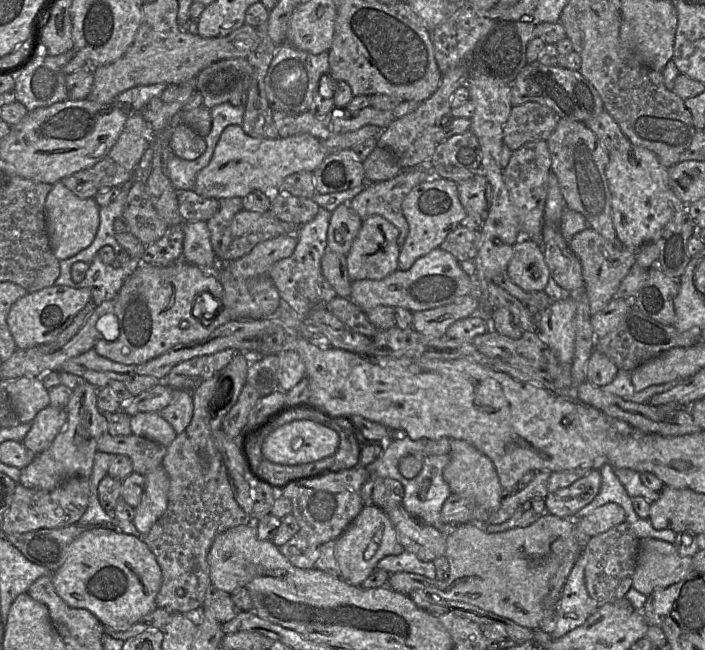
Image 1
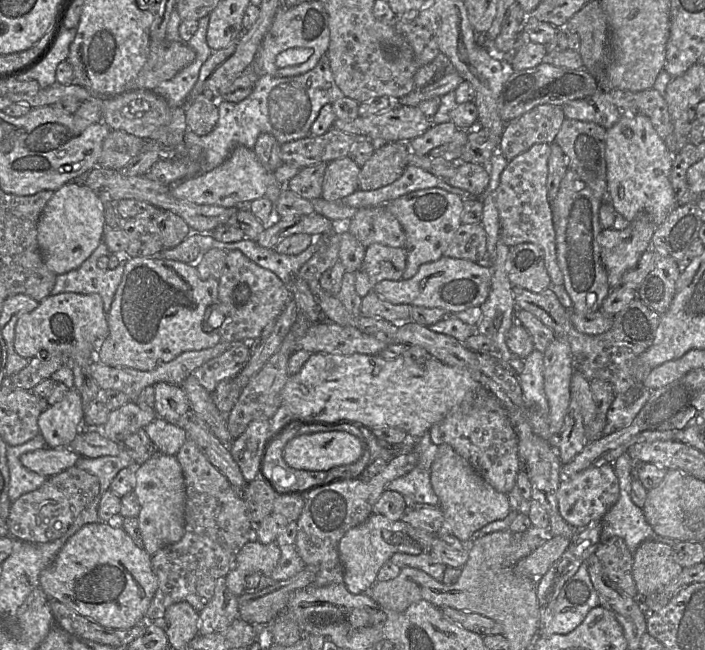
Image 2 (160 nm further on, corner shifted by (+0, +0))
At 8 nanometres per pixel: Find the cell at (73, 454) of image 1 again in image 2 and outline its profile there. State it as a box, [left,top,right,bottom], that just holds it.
[14,293,108,413]

